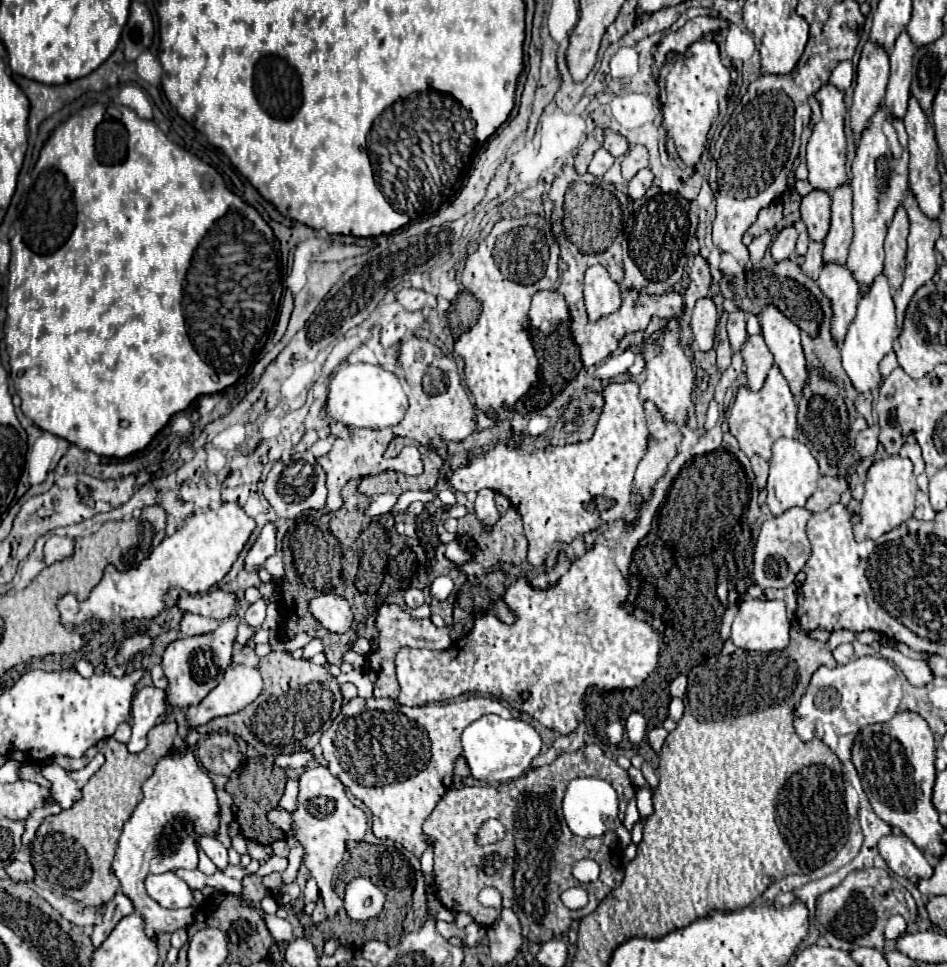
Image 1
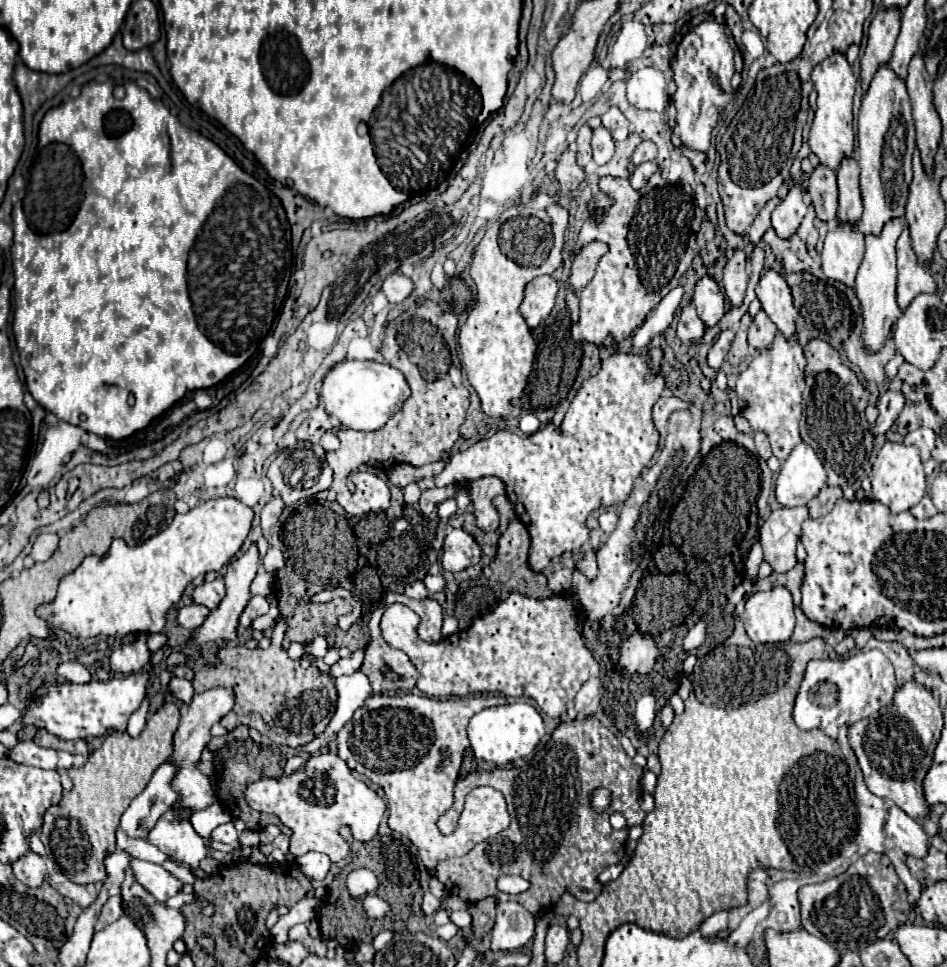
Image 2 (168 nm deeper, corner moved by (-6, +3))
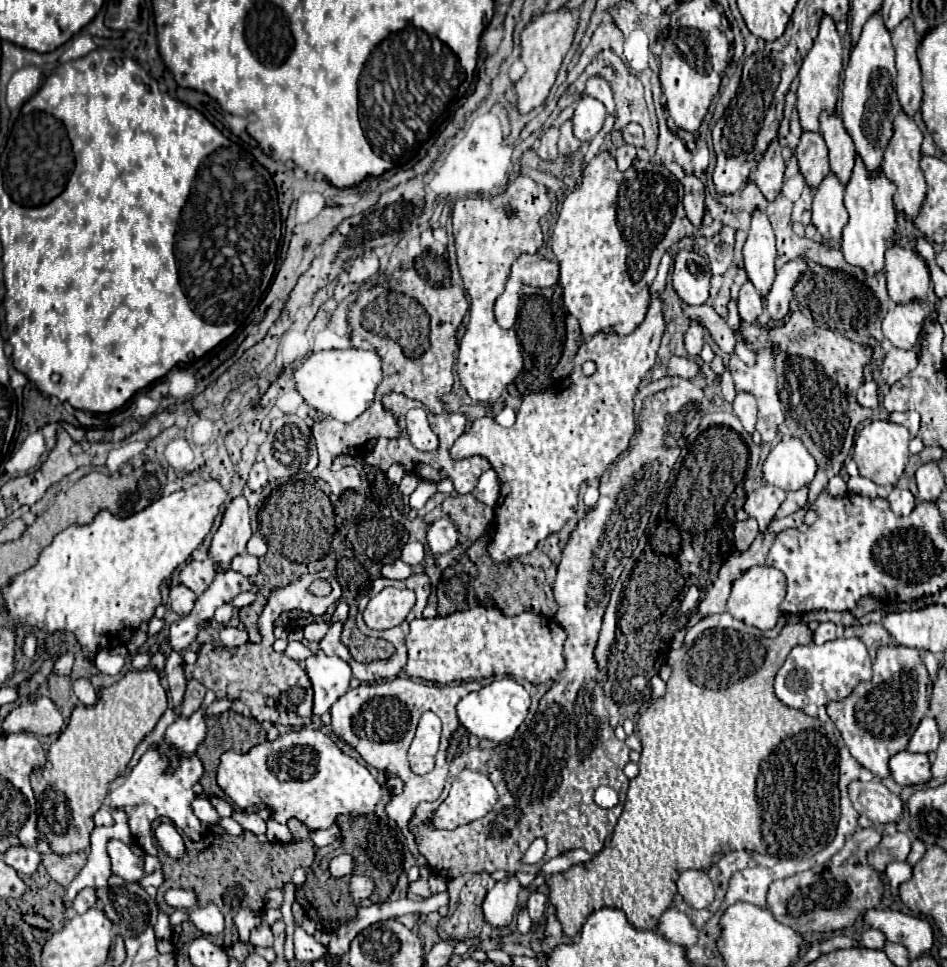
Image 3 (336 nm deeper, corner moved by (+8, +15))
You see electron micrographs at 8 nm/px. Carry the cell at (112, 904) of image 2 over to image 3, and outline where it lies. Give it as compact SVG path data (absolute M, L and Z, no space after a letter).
M84 888L84 890L78 892L78 896L72 900L72 908L74 908L78 914L86 912L86 910L92 908L92 906L96 906L96 892L94 892L94 888Z

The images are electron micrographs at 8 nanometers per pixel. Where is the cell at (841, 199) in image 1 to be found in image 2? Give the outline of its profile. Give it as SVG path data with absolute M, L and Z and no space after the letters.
M854 158L844 160L838 168L838 192L840 192L840 206L838 206L838 220L858 226L862 216L862 196L860 196L860 168Z

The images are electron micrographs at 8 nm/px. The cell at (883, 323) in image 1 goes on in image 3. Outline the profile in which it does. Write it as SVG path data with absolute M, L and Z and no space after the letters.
M856 156L854 172L850 180L846 182L846 194L844 194L844 206L848 210L848 224L842 230L842 252L848 264L860 266L868 274L876 274L884 268L884 252L886 244L890 244L894 230L896 230L896 210L894 210L894 196L896 188L894 182L890 182L882 170L876 172L872 178L870 172L866 172L866 166Z

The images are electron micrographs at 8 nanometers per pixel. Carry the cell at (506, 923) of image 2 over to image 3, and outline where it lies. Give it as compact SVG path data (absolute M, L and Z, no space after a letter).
M506 876L488 890L484 898L484 916L492 928L504 928L512 922L522 884L516 876Z

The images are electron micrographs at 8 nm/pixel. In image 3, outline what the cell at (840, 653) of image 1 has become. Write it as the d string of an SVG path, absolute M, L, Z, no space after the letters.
M824 622L814 630L814 644L824 644L836 638L836 626L832 622Z

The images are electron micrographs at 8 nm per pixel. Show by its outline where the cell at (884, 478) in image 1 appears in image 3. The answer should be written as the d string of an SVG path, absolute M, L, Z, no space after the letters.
M874 420L870 424L866 424L858 438L854 440L854 454L852 458L858 464L860 476L872 480L878 486L896 486L898 480L904 474L904 468L908 464L910 452L908 452L908 442L910 442L910 432L906 426L888 422L888 420Z

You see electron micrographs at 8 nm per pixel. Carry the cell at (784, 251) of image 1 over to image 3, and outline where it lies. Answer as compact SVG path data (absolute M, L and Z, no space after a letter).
M778 140L770 142L770 148L764 152L762 160L758 162L758 168L752 172L750 178L758 184L758 188L768 200L774 200L778 196L784 182L784 160L780 154Z

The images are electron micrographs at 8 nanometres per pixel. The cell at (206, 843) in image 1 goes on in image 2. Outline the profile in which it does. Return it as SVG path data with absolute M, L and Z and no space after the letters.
M234 822L220 824L220 826L212 832L212 840L224 842L224 844L230 844L230 846L238 848L238 832L236 832L236 828L234 828Z

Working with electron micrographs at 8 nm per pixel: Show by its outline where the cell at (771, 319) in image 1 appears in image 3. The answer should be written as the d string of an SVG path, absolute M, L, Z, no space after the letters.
M756 208L752 212L752 226L748 230L748 240L744 244L744 266L748 278L762 296L768 294L776 276L774 258L776 258L776 244L772 224L766 212L762 208Z

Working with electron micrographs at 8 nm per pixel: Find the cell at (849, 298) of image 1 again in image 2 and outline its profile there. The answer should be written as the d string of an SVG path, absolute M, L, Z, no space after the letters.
M838 224L828 232L820 254L822 270L828 278L854 286L860 260L864 258L864 236L850 224Z

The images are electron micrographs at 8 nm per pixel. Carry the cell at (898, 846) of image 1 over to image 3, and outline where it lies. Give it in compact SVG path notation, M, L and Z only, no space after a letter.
M880 778L870 782L854 780L848 784L848 796L852 806L868 816L874 824L892 824L902 816L902 802L896 794L892 794Z

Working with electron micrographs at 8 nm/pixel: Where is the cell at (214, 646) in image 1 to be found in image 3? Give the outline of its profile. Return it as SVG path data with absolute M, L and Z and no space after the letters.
M244 496L232 498L232 502L226 506L222 522L212 538L210 554L218 568L228 570L230 562L236 554L246 552L246 542L252 536L250 528L250 514L248 514L248 502Z

